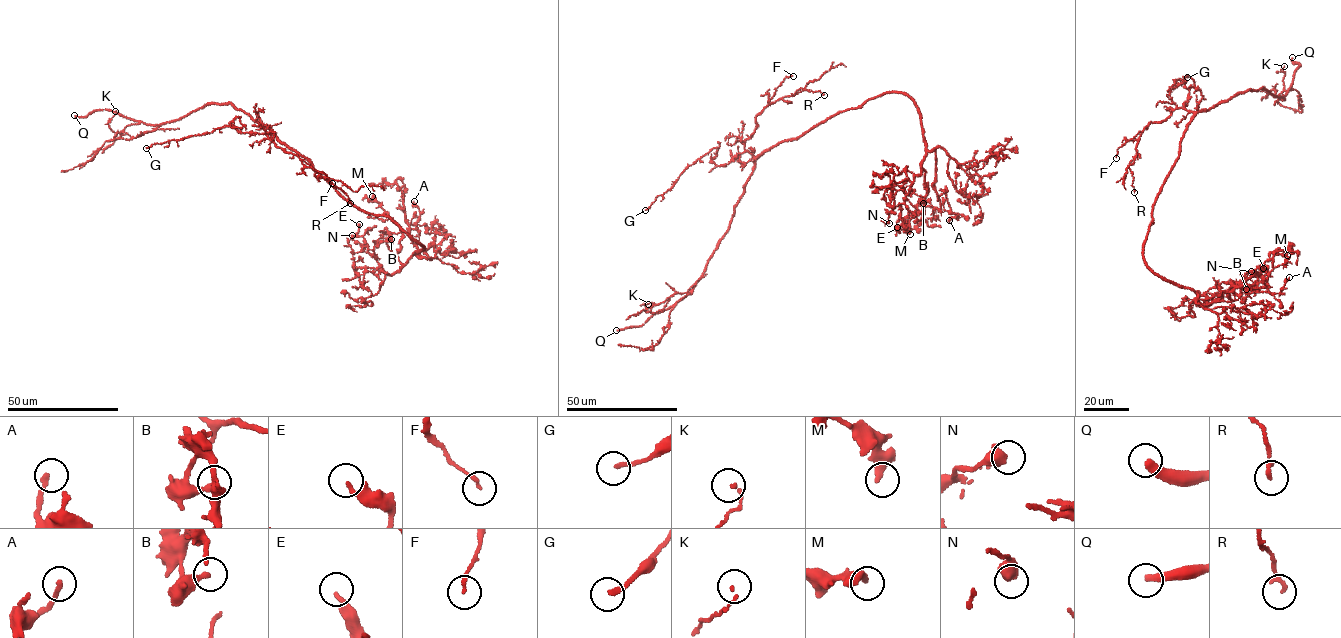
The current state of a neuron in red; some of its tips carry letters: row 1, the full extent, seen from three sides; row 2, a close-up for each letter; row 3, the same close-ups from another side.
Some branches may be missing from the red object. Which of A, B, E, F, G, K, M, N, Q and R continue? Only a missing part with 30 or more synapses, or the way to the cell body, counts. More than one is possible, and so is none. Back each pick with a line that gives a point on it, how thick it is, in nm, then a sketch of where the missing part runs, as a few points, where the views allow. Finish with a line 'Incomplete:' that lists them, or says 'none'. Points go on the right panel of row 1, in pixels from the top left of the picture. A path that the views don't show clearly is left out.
Q: place (1292, 57); calibre 360 nm
Incomplete: Q

